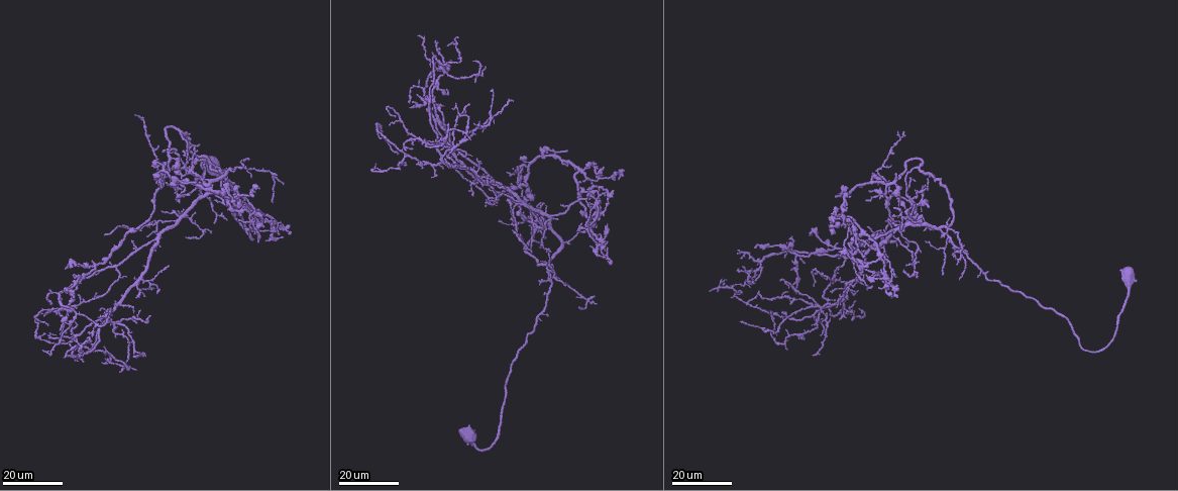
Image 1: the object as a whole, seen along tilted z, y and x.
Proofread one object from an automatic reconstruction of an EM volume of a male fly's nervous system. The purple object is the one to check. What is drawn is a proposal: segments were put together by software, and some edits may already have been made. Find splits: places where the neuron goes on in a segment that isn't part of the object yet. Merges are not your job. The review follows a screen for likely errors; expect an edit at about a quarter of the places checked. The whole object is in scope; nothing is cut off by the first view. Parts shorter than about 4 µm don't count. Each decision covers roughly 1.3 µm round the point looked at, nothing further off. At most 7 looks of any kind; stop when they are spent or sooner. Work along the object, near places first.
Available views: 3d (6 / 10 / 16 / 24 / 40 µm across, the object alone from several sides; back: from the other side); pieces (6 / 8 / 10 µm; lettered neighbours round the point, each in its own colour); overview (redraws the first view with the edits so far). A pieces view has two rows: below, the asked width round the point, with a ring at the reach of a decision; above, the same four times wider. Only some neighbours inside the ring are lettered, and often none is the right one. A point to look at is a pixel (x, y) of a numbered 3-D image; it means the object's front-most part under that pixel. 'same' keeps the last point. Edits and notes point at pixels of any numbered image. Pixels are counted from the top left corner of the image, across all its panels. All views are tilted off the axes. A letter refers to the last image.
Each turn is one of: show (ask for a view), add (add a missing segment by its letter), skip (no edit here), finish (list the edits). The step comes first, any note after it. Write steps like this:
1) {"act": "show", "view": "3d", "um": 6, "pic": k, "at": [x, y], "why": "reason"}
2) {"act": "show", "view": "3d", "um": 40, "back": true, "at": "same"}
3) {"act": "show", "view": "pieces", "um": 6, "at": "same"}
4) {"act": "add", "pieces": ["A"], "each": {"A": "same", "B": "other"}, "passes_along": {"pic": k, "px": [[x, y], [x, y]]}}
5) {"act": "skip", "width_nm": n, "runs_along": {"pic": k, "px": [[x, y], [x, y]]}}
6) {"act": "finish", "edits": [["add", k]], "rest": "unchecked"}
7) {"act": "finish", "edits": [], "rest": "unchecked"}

{"act": "show", "view": "3d", "um": 16, "pic": 1, "at": [396, 154], "why": "branch stops here"}

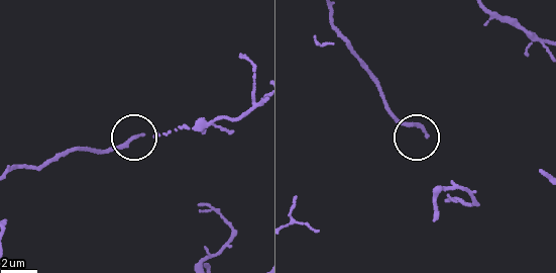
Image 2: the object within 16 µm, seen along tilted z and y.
{"act": "show", "view": "pieces", "um": 10, "pic": 2, "at": [428, 135]}

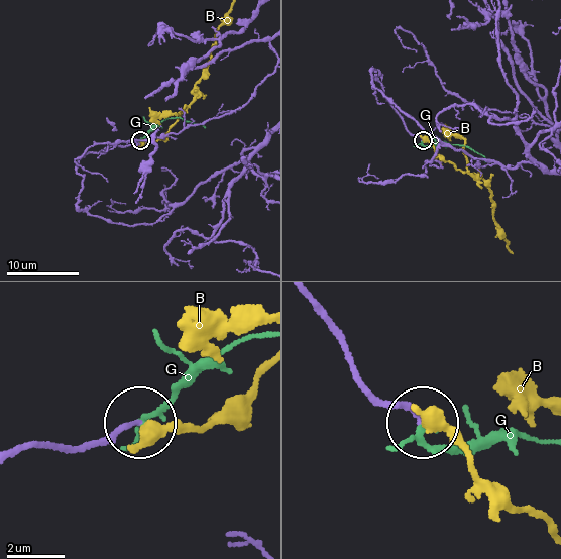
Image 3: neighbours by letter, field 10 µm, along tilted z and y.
{"act": "add", "pieces": ["G"], "each": {"B": "other", "G": "same"}, "passes_along": {"pic": 3, "px": [[41, 440], [75, 448], [110, 442], [229, 350], [264, 339]]}, "found": "the neuron continues"}

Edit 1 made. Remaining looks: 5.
{"act": "show", "view": "overview"}

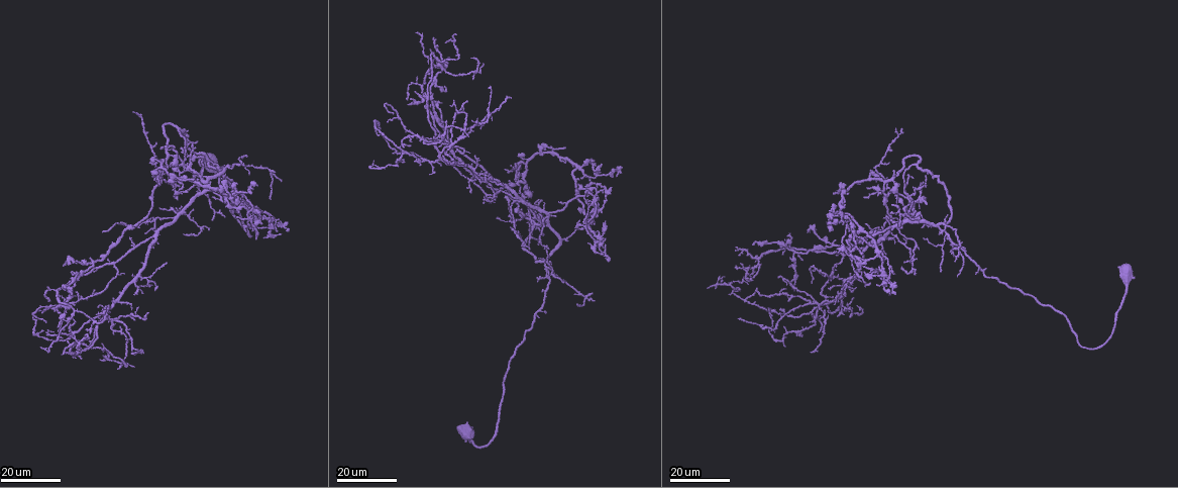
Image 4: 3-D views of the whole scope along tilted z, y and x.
{"act": "show", "view": "3d", "um": 16, "pic": 4, "at": [69, 339], "why": "branch stops here"}

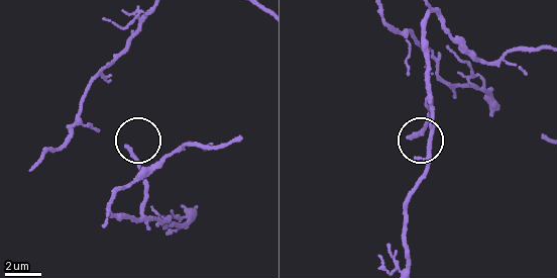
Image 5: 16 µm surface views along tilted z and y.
{"act": "show", "view": "pieces", "um": 10, "pic": 5, "at": [409, 138], "why": "see the neighbours"}

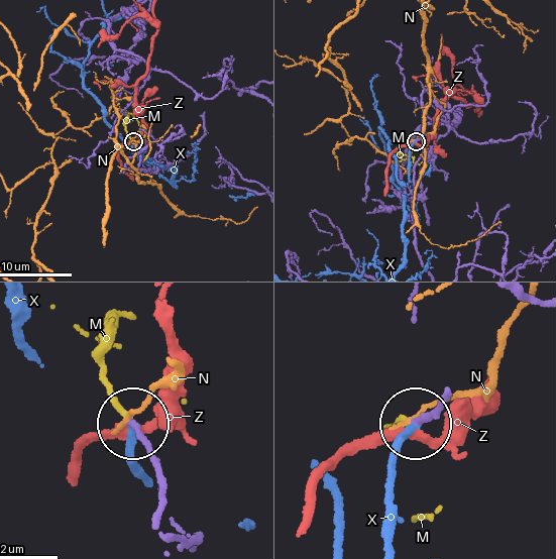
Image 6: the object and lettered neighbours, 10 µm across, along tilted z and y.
{"act": "add", "pieces": ["M"], "each": {"M": "same", "N": "other", "X": "other", "Z": "other"}, "found": "it goes on there"}

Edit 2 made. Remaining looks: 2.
{"act": "finish", "edits": [["add", 3], ["add", 6]], "rest": "unchecked"}

